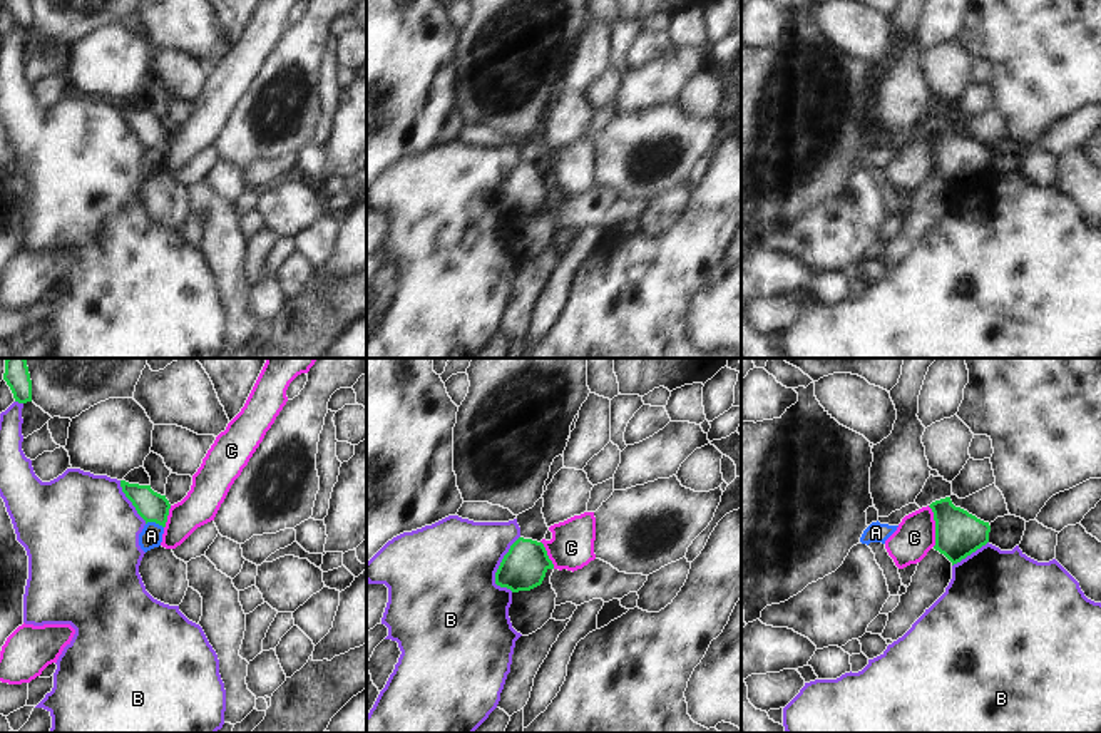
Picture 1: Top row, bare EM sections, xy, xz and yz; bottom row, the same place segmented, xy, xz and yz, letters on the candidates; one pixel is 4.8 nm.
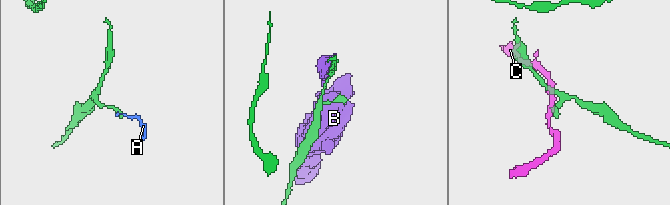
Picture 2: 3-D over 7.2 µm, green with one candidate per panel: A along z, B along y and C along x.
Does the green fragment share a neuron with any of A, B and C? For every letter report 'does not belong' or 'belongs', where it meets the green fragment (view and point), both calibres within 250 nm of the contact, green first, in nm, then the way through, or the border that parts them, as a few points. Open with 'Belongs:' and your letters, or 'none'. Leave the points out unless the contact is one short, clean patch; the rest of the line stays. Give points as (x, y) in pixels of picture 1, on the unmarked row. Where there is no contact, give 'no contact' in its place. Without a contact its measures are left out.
Belongs: none
A: does not belong; contact xy (154, 146); calibres 140 and 110 nm; border xy (146, 148), (156, 148), (163, 153)
B: does not belong; contact xz (499, 193); calibres 220 and 460 nm
C: does not belong; contact yz (936, 151); calibres 220 and 190 nm; border yz (927, 131), (934, 141), (934, 171)

